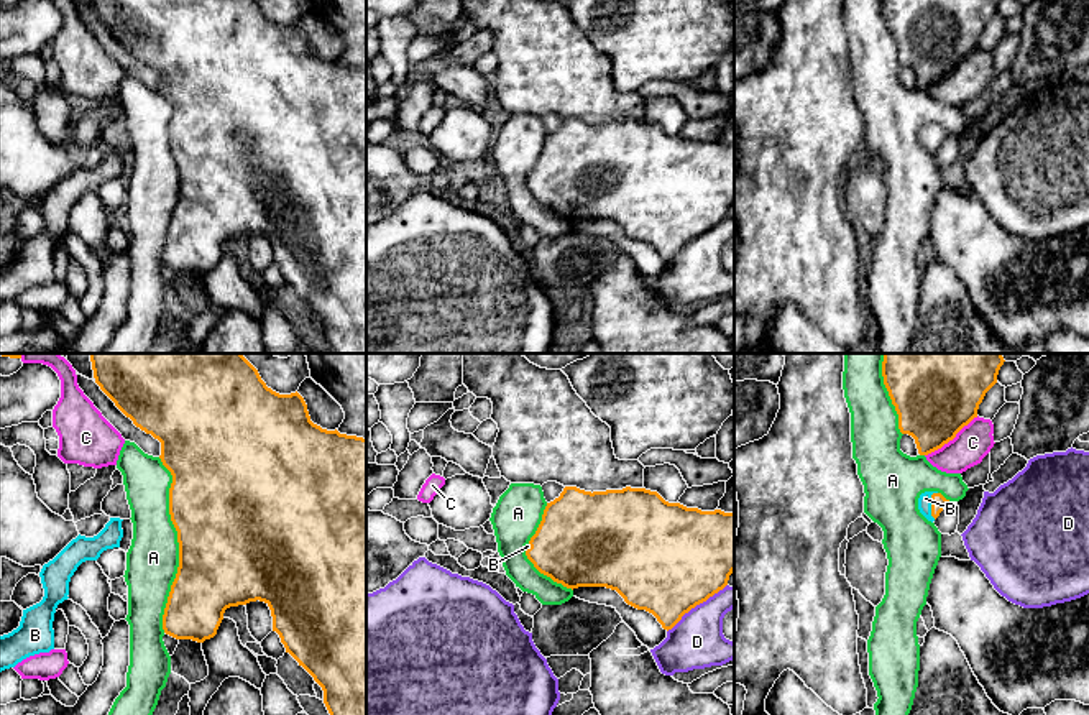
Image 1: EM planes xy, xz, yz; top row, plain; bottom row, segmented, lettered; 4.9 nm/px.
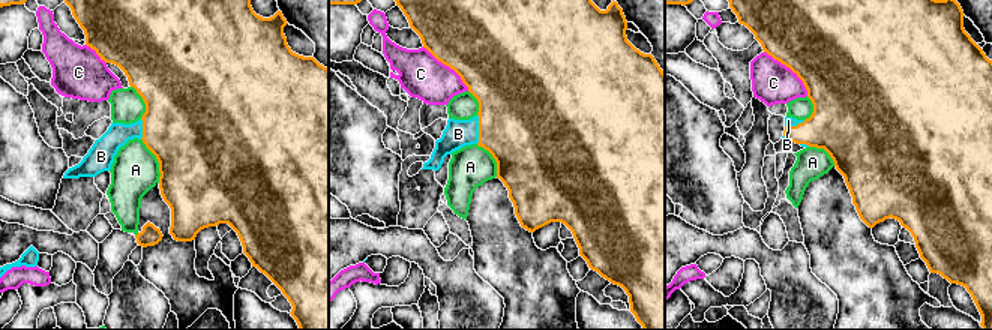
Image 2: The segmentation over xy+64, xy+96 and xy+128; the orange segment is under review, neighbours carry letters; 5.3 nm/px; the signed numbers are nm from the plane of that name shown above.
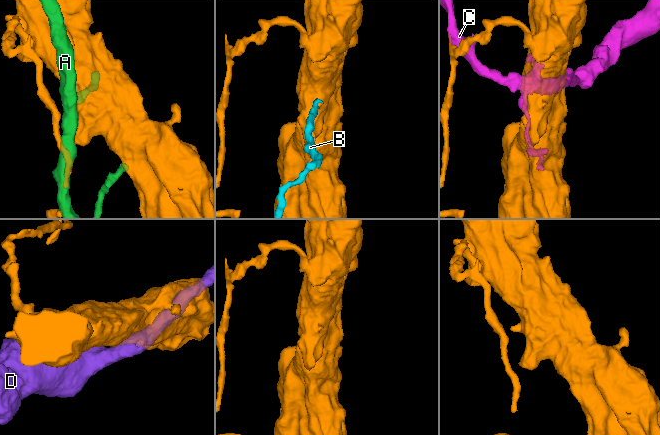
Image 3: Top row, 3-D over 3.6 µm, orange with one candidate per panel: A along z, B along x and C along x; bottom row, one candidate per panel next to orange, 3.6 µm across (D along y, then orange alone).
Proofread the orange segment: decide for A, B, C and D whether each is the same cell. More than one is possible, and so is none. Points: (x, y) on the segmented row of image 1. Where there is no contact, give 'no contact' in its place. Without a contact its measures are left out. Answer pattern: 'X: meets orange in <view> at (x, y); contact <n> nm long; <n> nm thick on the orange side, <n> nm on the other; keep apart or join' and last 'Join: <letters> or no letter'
A: meets orange in xy at (179, 544); contact 850 nm long; 500 nm thick on the orange side, 260 nm on the other; keep apart
B: meets orange in yz at (932, 505); contact 140 nm long; 80 nm thick on the orange side, 60 nm on the other; join
C: meets orange in yz at (951, 439); contact 320 nm long; 440 nm thick on the orange side, 180 nm on the other; keep apart
D: meets orange in xz at (697, 604); contact 380 nm long; 500 nm thick on the orange side, 260 nm on the other; keep apart
Join: B

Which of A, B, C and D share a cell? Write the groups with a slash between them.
A / B / C / D

